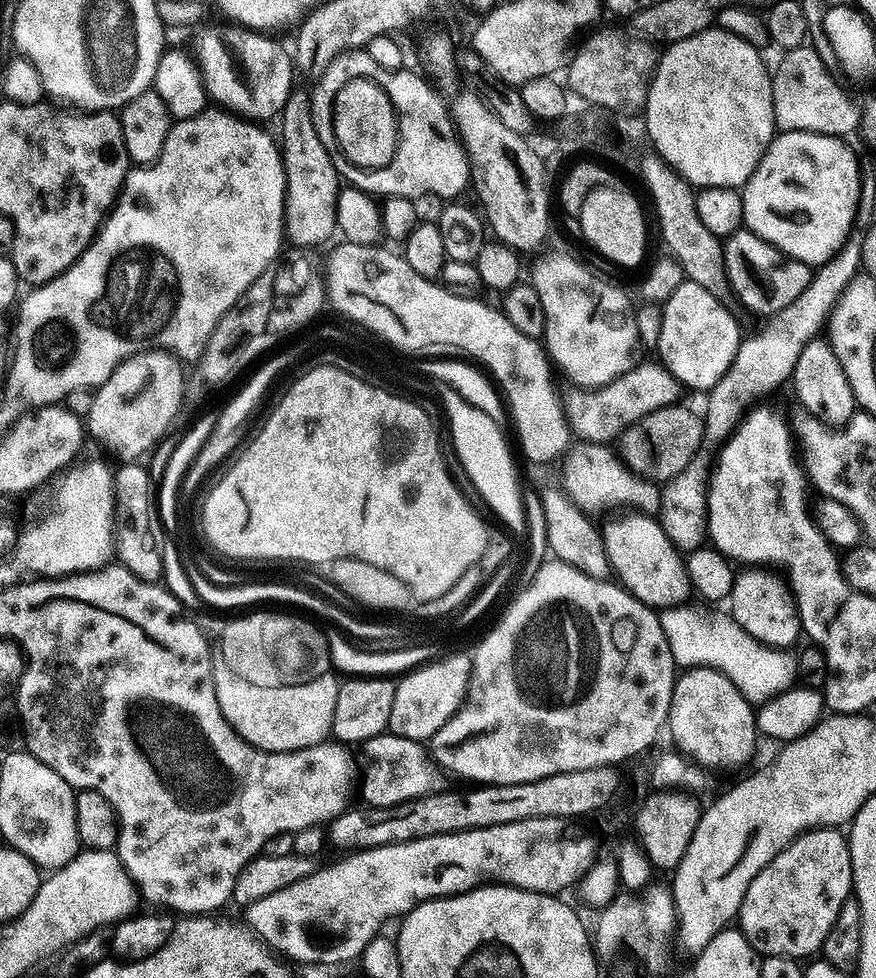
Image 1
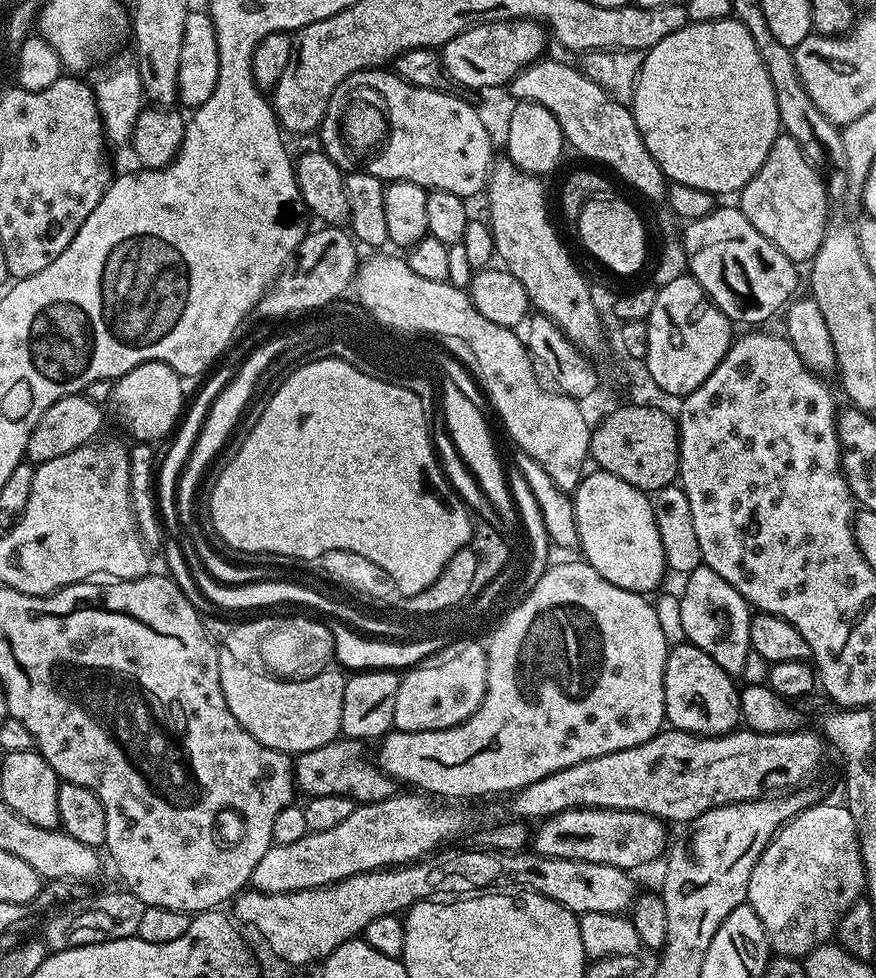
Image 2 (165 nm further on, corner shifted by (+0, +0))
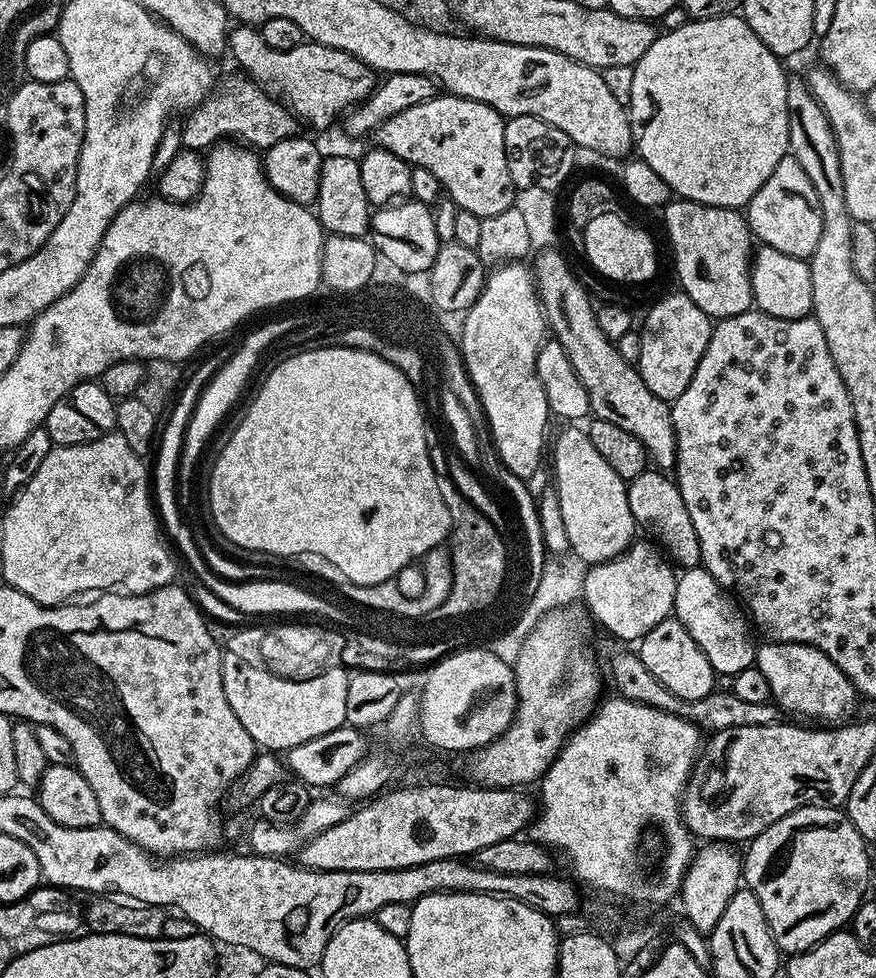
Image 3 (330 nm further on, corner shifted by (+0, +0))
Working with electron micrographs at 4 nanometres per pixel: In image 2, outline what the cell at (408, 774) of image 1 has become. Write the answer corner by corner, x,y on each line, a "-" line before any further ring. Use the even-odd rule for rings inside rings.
337,738
326,746
318,746
309,752
301,752
294,760
294,775
296,787
301,793
305,792
305,797
325,796
326,794
338,794
339,796
349,796
351,800
360,804
373,804
379,800
385,800
397,795
398,784
393,780
383,768
364,760
365,745
359,740
349,740
347,738

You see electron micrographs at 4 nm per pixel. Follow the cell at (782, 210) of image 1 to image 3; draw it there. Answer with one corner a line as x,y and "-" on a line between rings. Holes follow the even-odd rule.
792,155
784,156
782,162
774,166
774,174
762,182
762,190
748,203
746,219
760,244
799,260
808,260
814,254
818,238
822,238
822,206
818,206
818,194
814,194
814,185
806,178
806,170
798,166

